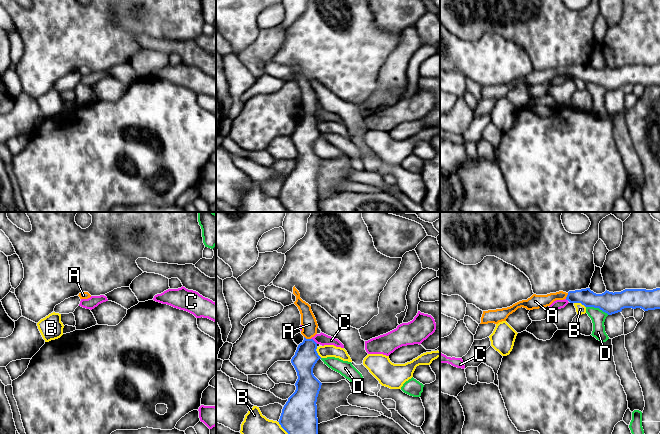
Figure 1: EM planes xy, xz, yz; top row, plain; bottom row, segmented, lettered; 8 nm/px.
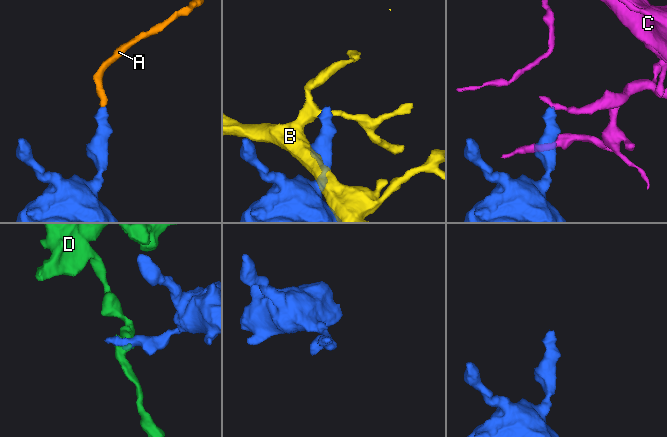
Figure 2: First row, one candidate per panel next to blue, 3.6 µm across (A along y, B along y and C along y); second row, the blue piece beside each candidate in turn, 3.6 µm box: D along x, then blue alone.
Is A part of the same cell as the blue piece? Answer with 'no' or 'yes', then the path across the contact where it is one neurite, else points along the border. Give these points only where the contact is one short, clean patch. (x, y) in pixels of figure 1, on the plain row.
yes; runs through xz (306, 132), (307, 115), (309, 100)

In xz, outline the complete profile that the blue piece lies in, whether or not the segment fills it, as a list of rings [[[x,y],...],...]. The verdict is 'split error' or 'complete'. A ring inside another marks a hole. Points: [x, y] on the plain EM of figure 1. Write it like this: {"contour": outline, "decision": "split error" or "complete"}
{"contour": [[[295,62],[293,70],[296,72],[294,80],[301,90],[304,116],[291,135],[298,152],[296,166],[284,181],[278,198],[289,212],[318,212],[316,178],[322,159],[314,152],[313,144],[321,133],[312,115],[317,110],[318,100],[311,82],[300,74]]], "decision": "split error"}

